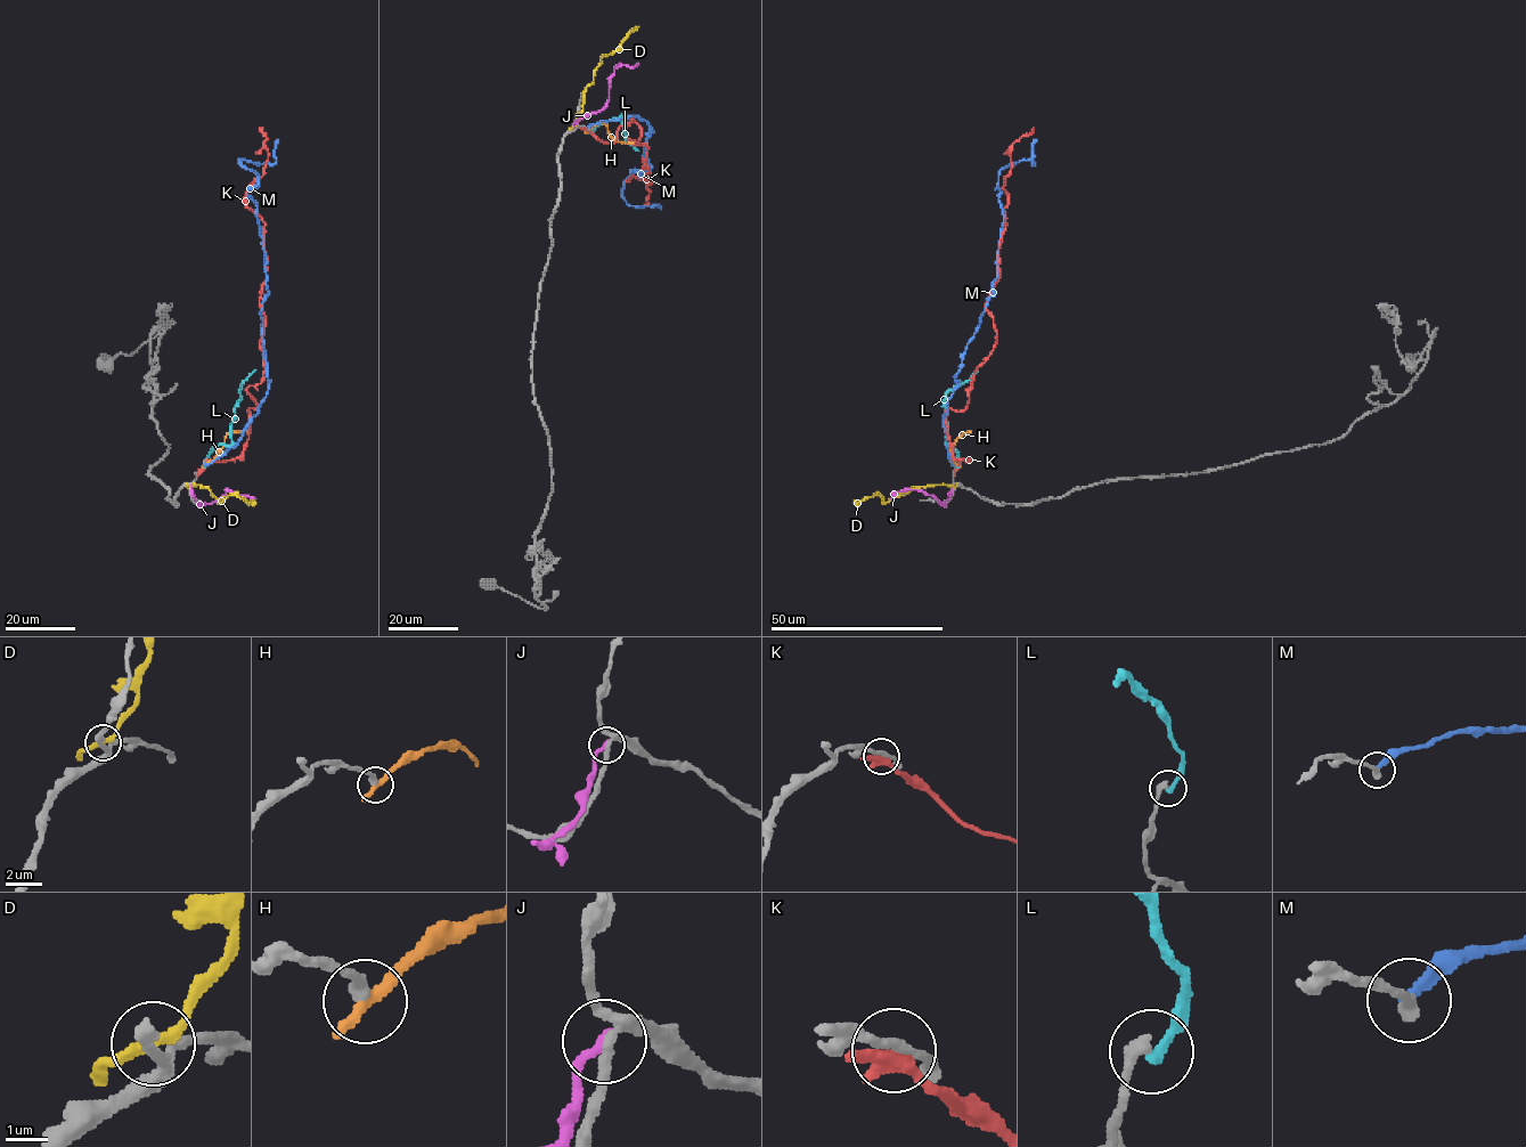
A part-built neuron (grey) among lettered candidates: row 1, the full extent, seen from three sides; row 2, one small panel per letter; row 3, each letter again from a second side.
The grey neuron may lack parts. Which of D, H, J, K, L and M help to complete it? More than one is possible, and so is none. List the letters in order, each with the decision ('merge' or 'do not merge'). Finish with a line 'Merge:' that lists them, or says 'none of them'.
D: do not merge
H: do not merge
J: do not merge
K: do not merge
L: do not merge
M: do not merge
Merge: none of them

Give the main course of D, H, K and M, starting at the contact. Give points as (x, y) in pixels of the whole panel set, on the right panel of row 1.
D: (954, 487), (915, 486), (886, 502), (873, 495), (854, 503)
H: (957, 465), (951, 458), (951, 449), (962, 433), (969, 432)
K: (954, 471), (971, 460), (953, 457), (946, 411), (966, 406), (996, 341), (986, 302), (1004, 177), (1034, 128)
M: (955, 465), (943, 416), (994, 294), (1004, 217), (998, 177), (1010, 164), (1035, 163), (1035, 139)

